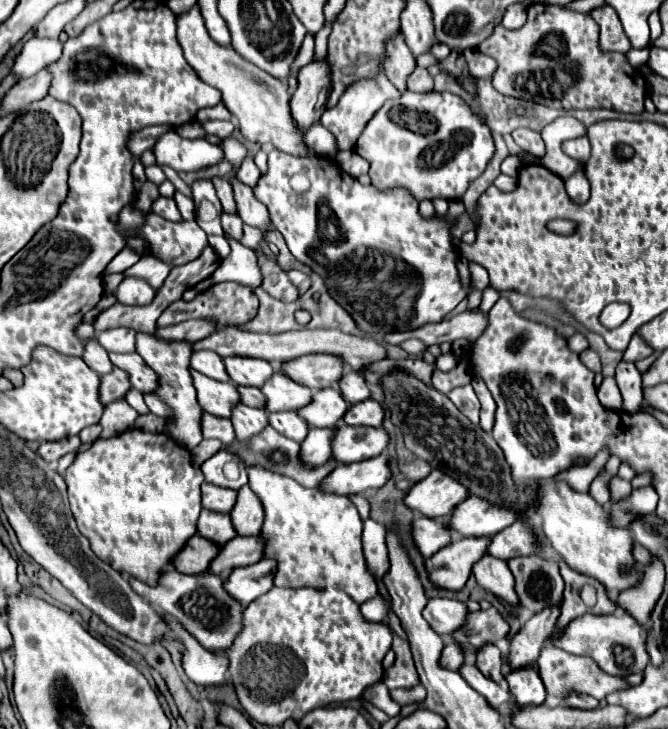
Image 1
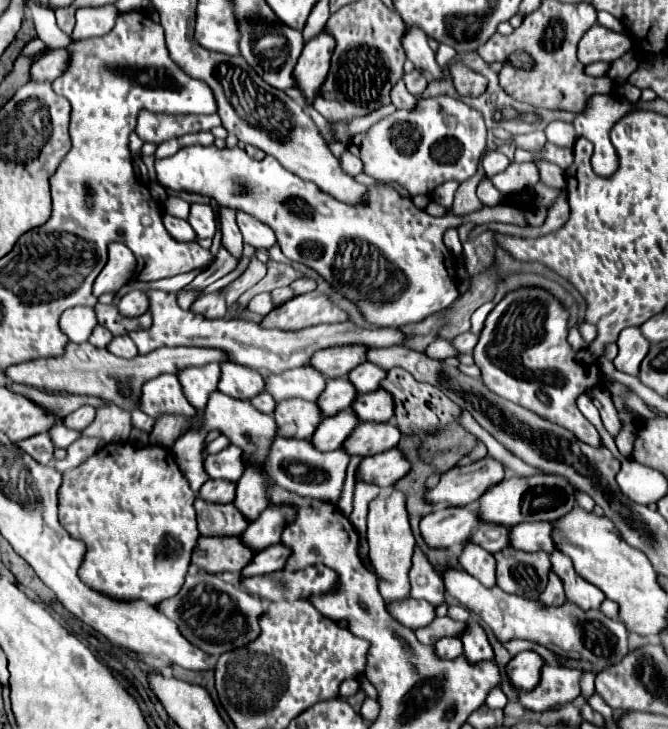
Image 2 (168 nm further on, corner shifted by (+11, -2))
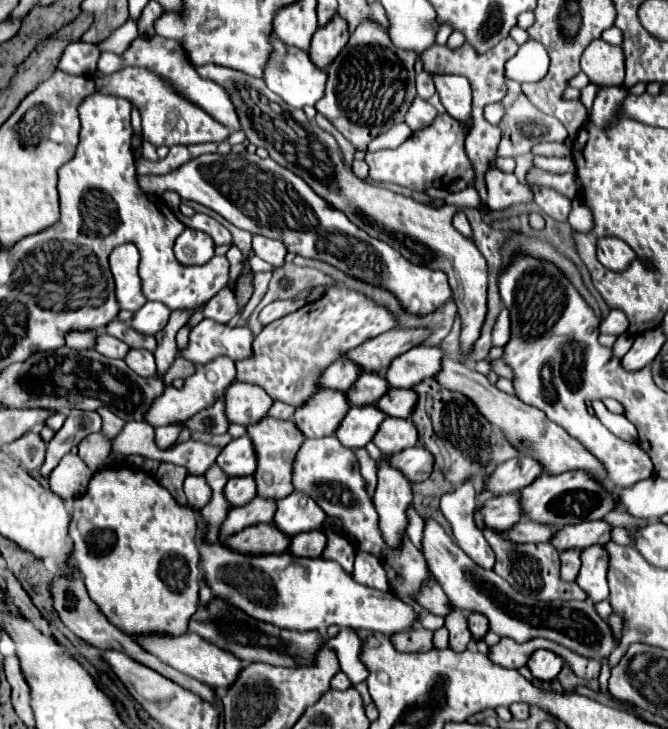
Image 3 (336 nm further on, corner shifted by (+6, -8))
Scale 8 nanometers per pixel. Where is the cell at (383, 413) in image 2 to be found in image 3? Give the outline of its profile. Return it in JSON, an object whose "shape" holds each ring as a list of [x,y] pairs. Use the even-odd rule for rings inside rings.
{"shape":[[[390,388],[382,400],[378,400],[378,408],[394,418],[408,418],[414,410],[414,404],[418,402],[418,394],[414,390],[404,388]]]}

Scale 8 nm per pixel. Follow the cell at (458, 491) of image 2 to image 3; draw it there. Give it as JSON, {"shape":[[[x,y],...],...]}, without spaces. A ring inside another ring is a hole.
{"shape":[[[530,456],[512,458],[496,468],[496,472],[486,480],[484,490],[492,494],[502,492],[520,492],[528,484],[532,484],[544,472],[542,464]]]}

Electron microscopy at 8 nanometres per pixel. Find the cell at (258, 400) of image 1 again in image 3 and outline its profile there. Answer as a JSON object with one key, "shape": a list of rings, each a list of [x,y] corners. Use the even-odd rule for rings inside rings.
{"shape":[[[274,402],[272,408],[270,408],[270,412],[268,412],[268,416],[280,418],[280,420],[290,420],[292,414],[294,414],[294,410],[296,410],[296,408],[292,408],[292,406],[286,404],[286,402]]]}

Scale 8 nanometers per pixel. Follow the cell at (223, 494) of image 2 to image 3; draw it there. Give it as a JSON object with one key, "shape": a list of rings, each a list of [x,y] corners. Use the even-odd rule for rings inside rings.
{"shape":[[[238,476],[238,478],[230,478],[226,484],[226,498],[234,504],[234,506],[242,506],[248,504],[252,498],[256,496],[256,482],[254,476]]]}

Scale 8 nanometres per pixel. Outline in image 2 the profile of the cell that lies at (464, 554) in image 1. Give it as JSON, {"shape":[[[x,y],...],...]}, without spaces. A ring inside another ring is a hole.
{"shape":[[[481,524],[473,530],[473,534],[471,534],[471,538],[467,538],[467,542],[477,544],[477,546],[485,548],[487,552],[495,554],[507,546],[507,534],[509,534],[509,530],[503,526]]]}

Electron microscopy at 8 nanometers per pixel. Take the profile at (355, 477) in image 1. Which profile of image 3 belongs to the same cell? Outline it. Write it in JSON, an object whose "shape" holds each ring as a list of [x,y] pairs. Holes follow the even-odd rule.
{"shape":[[[424,446],[406,448],[394,454],[390,460],[410,482],[424,482],[434,468],[434,456]]]}

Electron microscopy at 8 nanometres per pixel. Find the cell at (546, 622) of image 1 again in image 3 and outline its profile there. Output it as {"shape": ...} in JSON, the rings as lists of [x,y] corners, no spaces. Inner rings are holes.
{"shape":[[[570,548],[570,550],[564,550],[560,556],[562,556],[562,578],[564,580],[576,580],[578,572],[580,572],[580,554],[582,550],[580,548]]]}

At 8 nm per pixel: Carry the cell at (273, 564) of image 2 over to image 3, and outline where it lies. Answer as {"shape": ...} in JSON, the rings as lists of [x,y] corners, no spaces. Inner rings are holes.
{"shape":[[[310,530],[294,536],[288,552],[294,552],[296,556],[306,556],[306,558],[320,558],[324,546],[326,546],[326,534],[322,530]]]}

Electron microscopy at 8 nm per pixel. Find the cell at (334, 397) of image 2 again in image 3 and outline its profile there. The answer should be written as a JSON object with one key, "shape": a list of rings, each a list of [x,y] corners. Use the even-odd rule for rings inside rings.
{"shape":[[[364,372],[358,378],[358,384],[348,390],[352,404],[372,404],[378,402],[390,390],[386,376],[378,372]]]}

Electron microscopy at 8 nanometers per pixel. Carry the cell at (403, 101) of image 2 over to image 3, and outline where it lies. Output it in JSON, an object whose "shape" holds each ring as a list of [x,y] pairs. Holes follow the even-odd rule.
{"shape":[[[416,98],[414,104],[410,106],[410,112],[406,114],[406,124],[408,124],[414,132],[418,132],[418,130],[430,126],[430,124],[434,122],[434,118],[436,118],[436,108],[430,106],[426,100]]]}

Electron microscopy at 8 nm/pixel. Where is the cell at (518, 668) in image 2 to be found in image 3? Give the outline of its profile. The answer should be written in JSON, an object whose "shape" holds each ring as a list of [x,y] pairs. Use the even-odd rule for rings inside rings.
{"shape":[[[538,650],[534,652],[534,656],[530,658],[530,664],[528,668],[532,670],[534,678],[538,680],[544,680],[544,682],[550,682],[558,676],[558,672],[562,670],[564,666],[564,658],[550,652],[550,650]]]}

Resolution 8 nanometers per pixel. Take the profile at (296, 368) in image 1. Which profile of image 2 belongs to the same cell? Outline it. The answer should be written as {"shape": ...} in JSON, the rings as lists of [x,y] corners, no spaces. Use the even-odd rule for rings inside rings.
{"shape":[[[335,346],[317,350],[307,366],[321,372],[325,378],[343,378],[353,366],[365,362],[367,346]]]}

